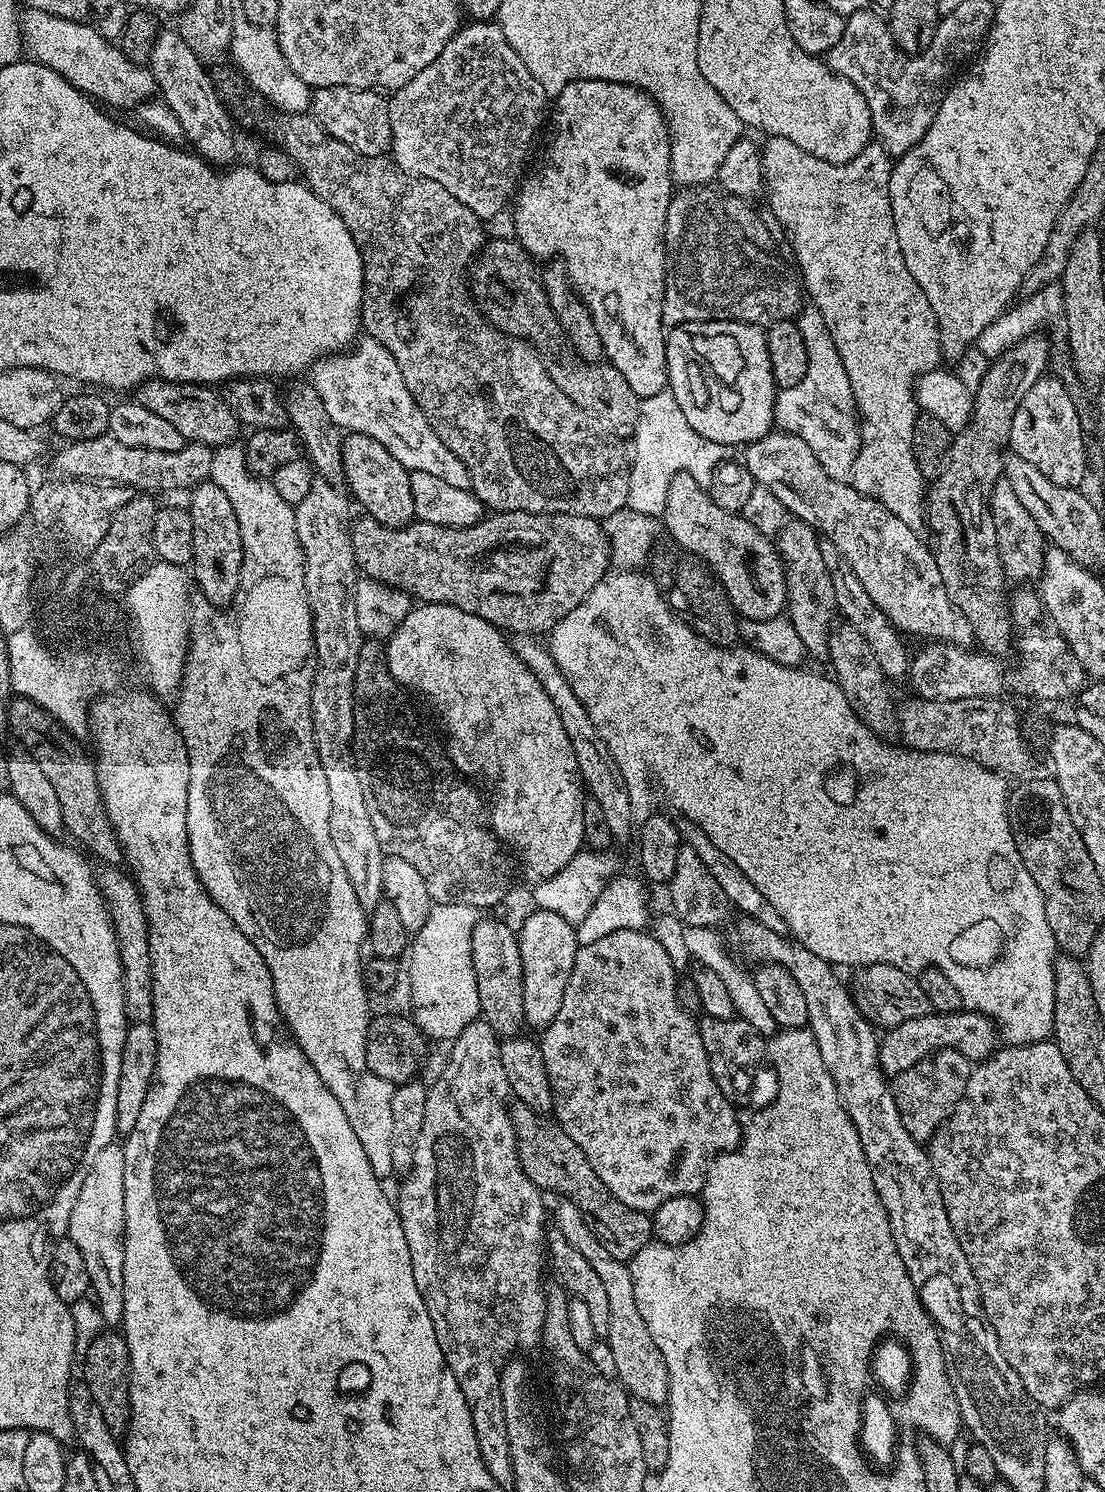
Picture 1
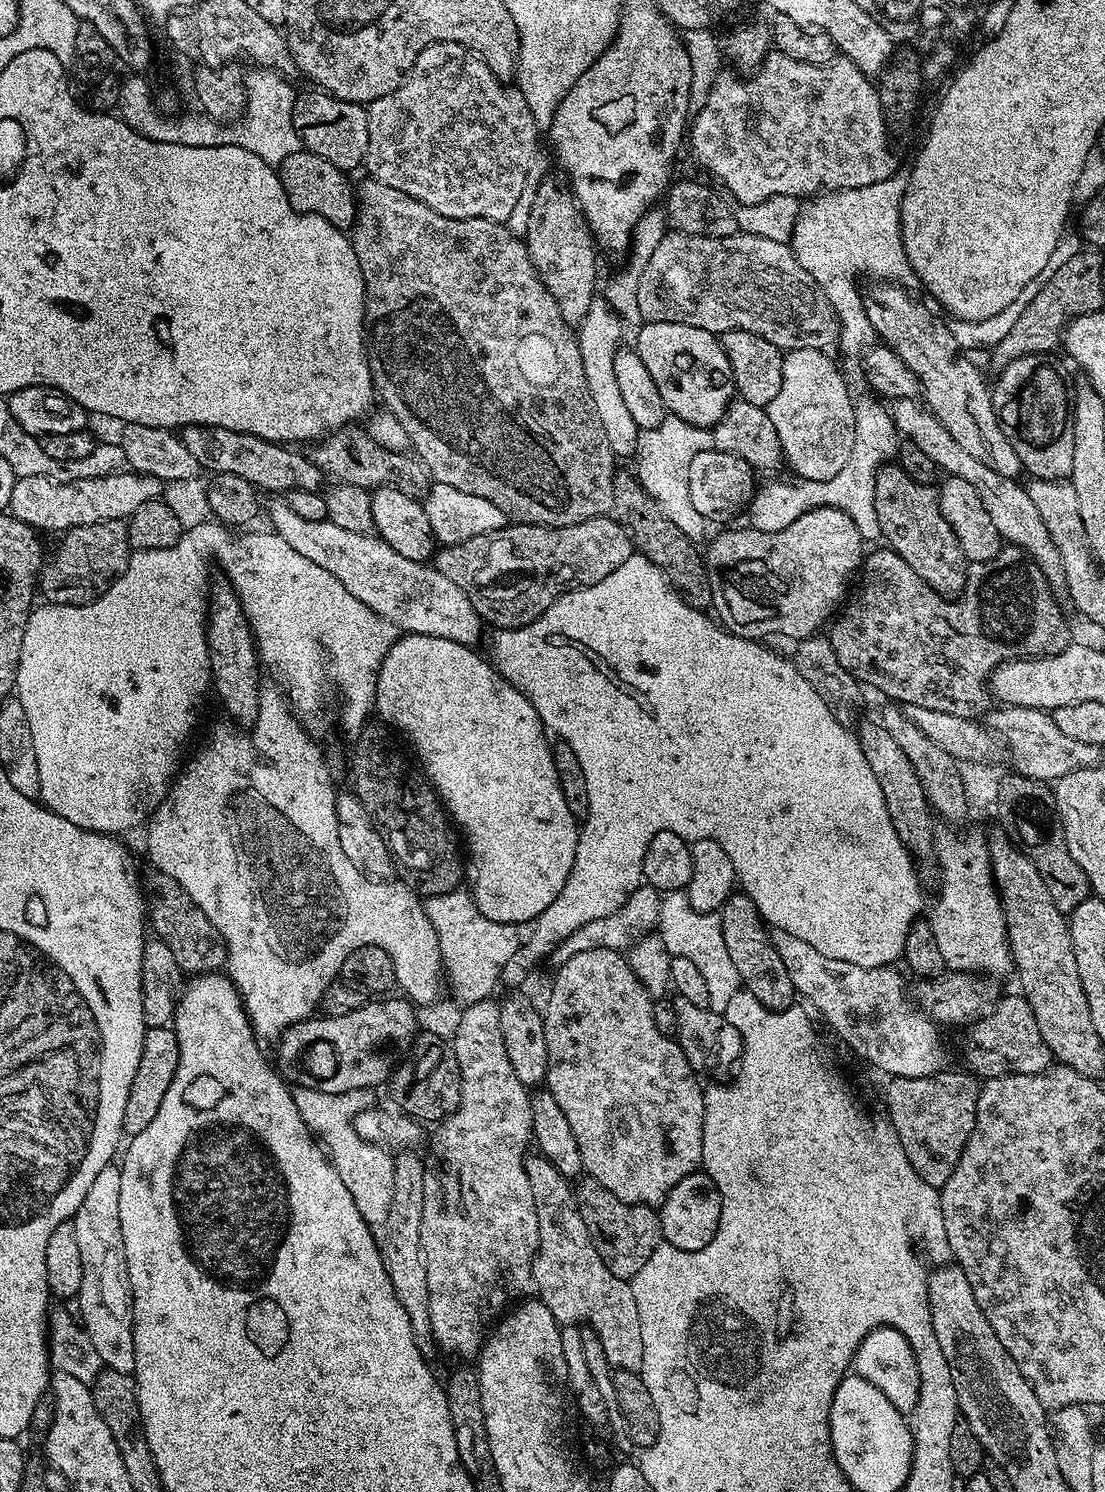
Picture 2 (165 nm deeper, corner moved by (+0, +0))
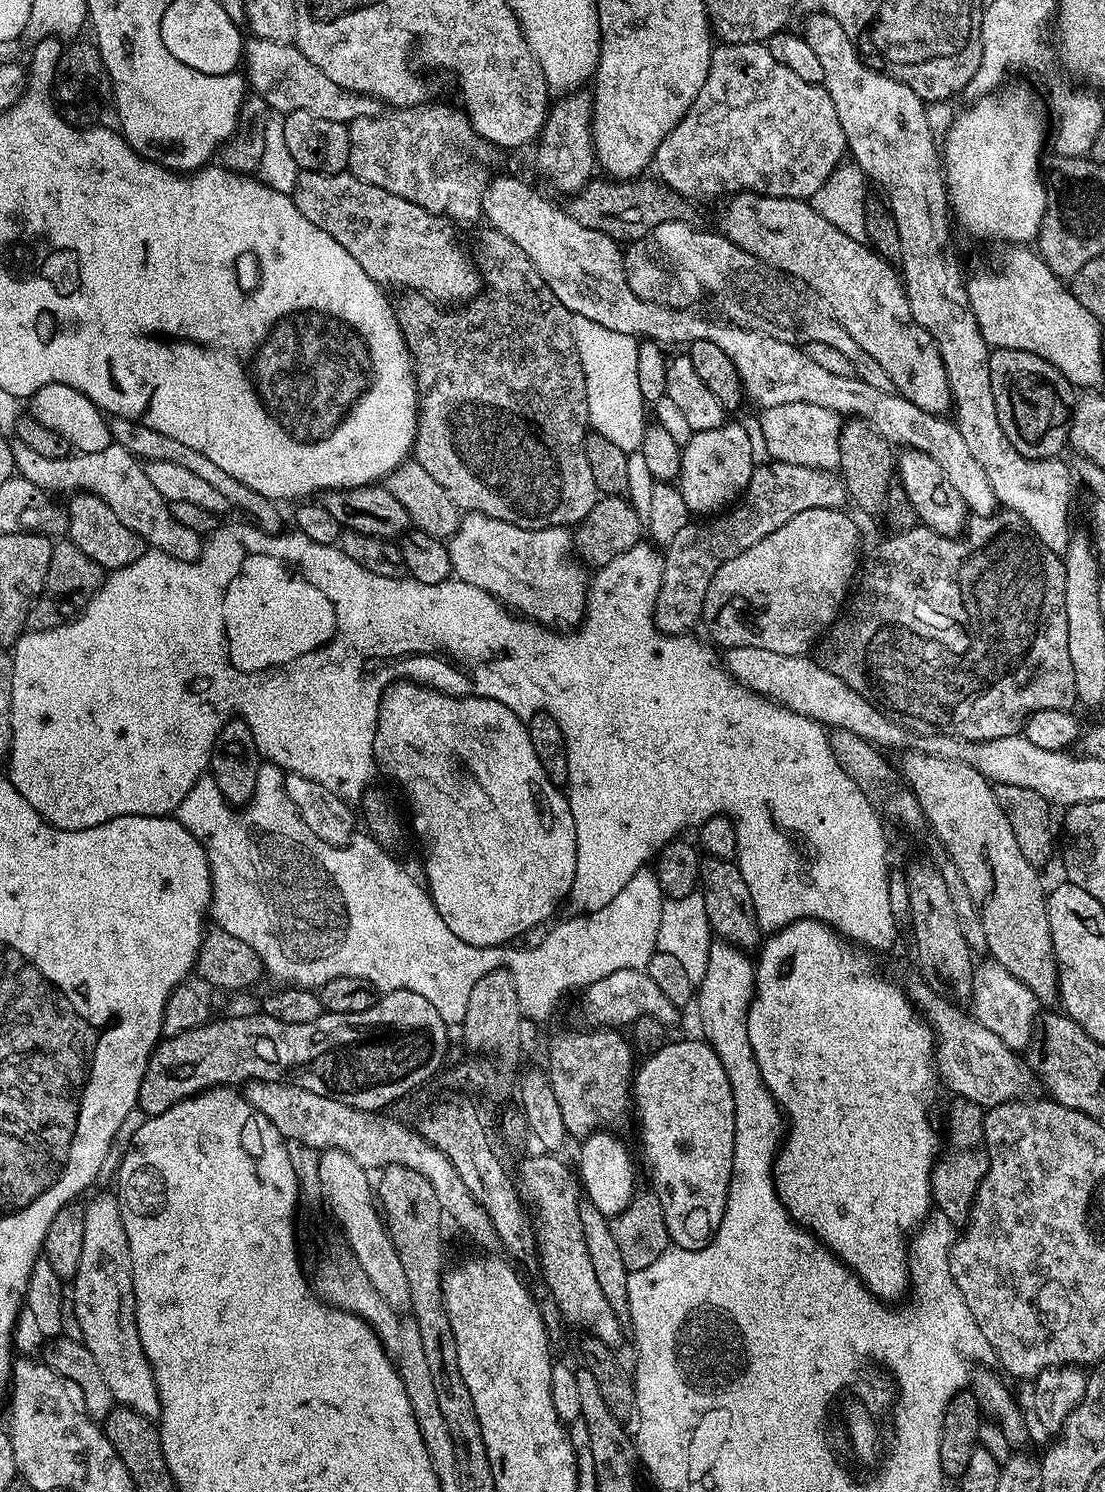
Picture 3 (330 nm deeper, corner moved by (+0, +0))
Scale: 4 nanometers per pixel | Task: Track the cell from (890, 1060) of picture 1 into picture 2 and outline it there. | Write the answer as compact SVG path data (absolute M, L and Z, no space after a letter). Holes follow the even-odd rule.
M1023 994L1004 996L995 1001L983 1016L976 1017L963 1029L964 1037L960 1040L960 1052L964 1055L963 1067L980 1078L989 1076L1008 1076L1014 1074L1038 1074L1053 1067L1054 1057L1050 1046L1046 1046L1046 1038L1042 1038L1042 1030L1038 1030L1038 1022L1034 1019L1034 1010L1030 1010L1030 1002Z

